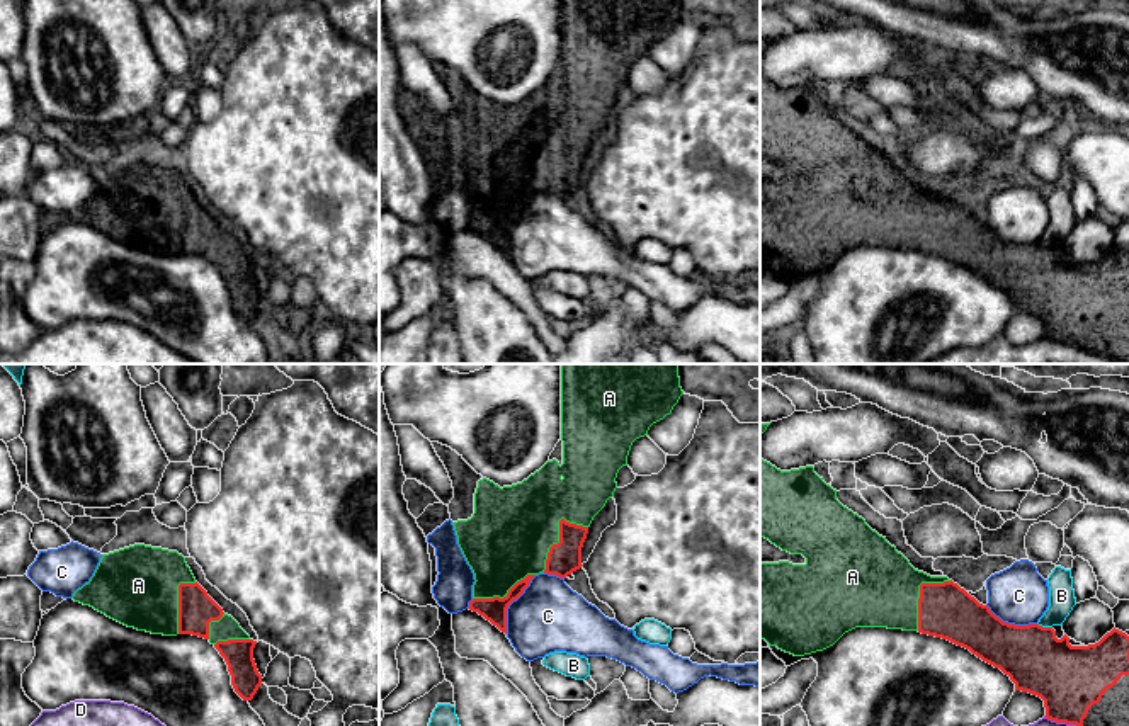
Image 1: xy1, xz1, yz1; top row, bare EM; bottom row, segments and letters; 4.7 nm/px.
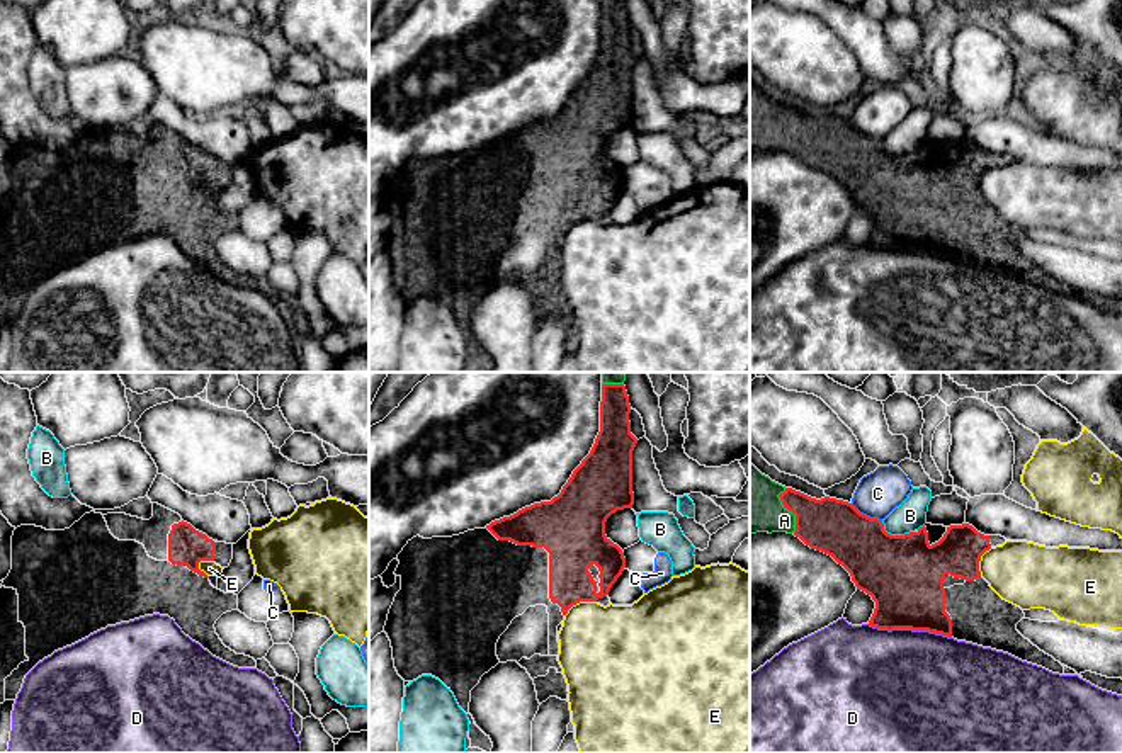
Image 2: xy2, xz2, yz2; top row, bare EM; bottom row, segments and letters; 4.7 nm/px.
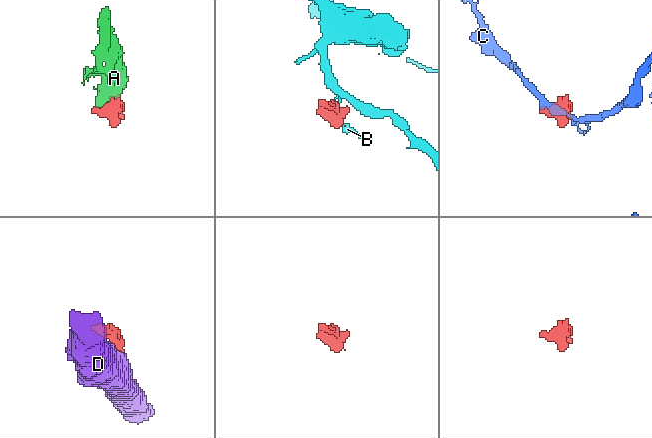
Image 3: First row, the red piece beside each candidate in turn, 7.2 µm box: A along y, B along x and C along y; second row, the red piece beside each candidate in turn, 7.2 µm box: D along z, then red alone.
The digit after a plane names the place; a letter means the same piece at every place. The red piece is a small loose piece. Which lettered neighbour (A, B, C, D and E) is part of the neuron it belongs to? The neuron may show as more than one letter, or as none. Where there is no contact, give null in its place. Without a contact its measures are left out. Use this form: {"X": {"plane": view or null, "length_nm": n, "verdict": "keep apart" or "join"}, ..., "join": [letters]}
{"A": {"plane": "xz1", "length_nm": 300, "verdict": "join"}, "B": {"plane": "yz2", "length_nm": 170, "verdict": "keep apart"}, "C": {"plane": "xz1", "length_nm": 320, "verdict": "keep apart"}, "D": {"plane": "yz2", "length_nm": 400, "verdict": "keep apart"}, "E": {"plane": "xz2", "length_nm": 170, "verdict": "keep apart"}, "join": ["A"]}

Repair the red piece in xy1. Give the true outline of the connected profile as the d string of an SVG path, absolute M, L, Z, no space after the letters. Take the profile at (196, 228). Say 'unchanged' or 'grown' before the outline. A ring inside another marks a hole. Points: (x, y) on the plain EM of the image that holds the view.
grown | M134 163L102 173L90 201L71 218L138 250L163 255L192 253L207 258L224 277L231 304L243 320L252 320L262 304L262 294L253 279L257 260L207 214L177 170Z

